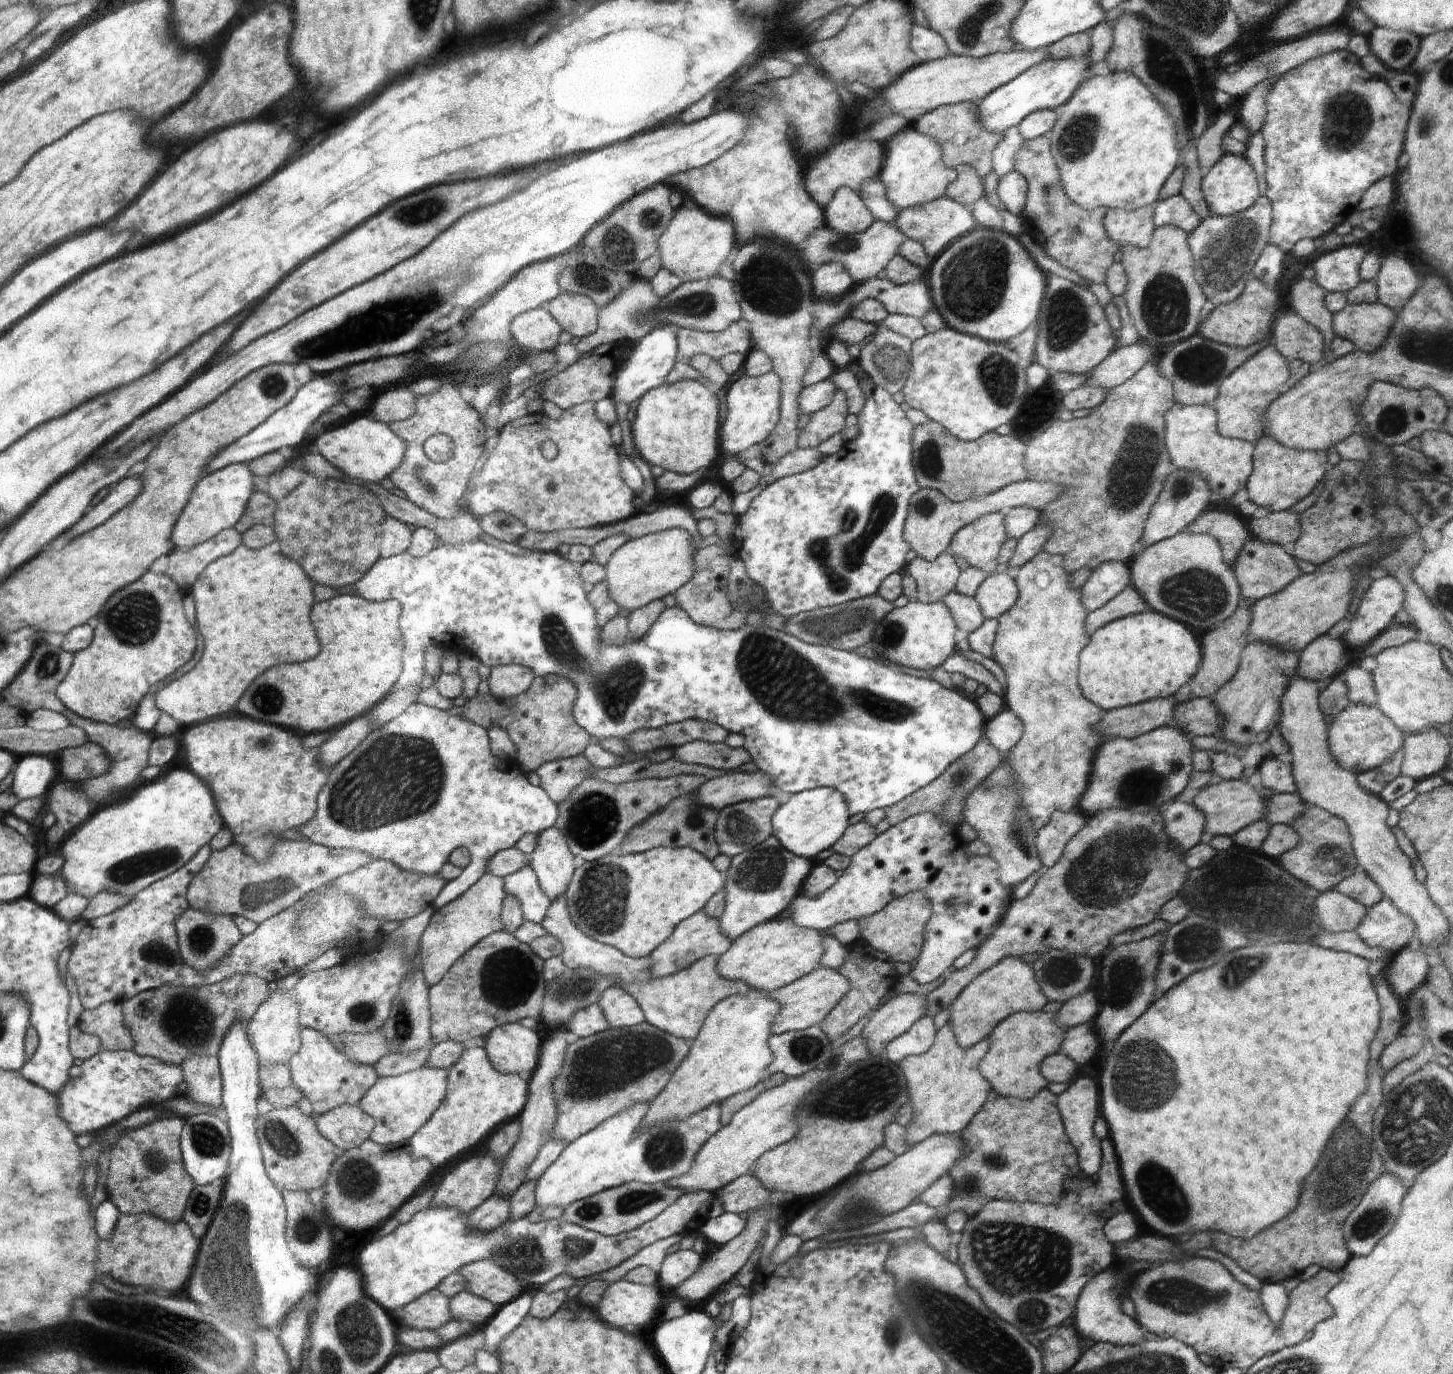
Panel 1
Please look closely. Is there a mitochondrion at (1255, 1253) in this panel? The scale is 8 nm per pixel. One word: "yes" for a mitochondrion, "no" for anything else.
no

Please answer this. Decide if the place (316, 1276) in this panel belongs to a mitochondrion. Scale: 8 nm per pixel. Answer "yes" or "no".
no

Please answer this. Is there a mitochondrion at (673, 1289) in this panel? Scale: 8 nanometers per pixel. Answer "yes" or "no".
no

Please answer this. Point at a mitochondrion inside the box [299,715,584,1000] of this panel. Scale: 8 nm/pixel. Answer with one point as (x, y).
(400, 776)

